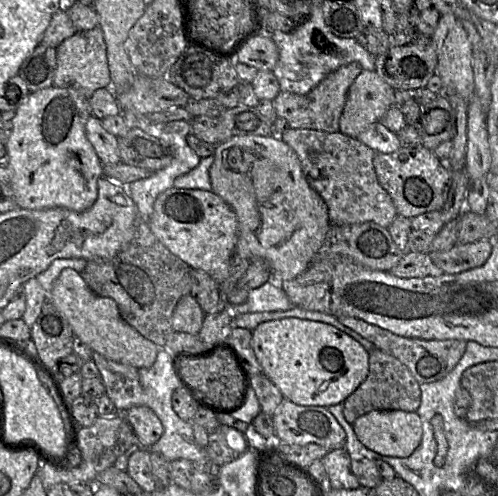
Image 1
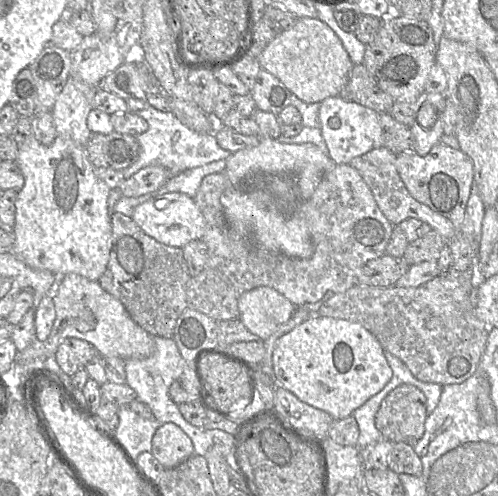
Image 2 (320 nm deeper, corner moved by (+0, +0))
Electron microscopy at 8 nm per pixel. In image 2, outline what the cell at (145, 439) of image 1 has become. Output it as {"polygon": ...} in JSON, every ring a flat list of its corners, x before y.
{"polygon":[[160,424,152,438,151,453,166,469,174,468,194,455,189,436,176,424]]}

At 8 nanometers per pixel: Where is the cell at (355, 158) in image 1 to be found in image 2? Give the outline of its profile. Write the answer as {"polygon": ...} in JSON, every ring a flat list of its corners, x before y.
{"polygon":[[381,146,355,157,349,165,360,173,370,188,378,207,394,226,407,218,416,218,429,224,432,230,437,231,445,240,453,238,458,233,458,226,412,197,397,171,396,157,397,154,385,146]]}

